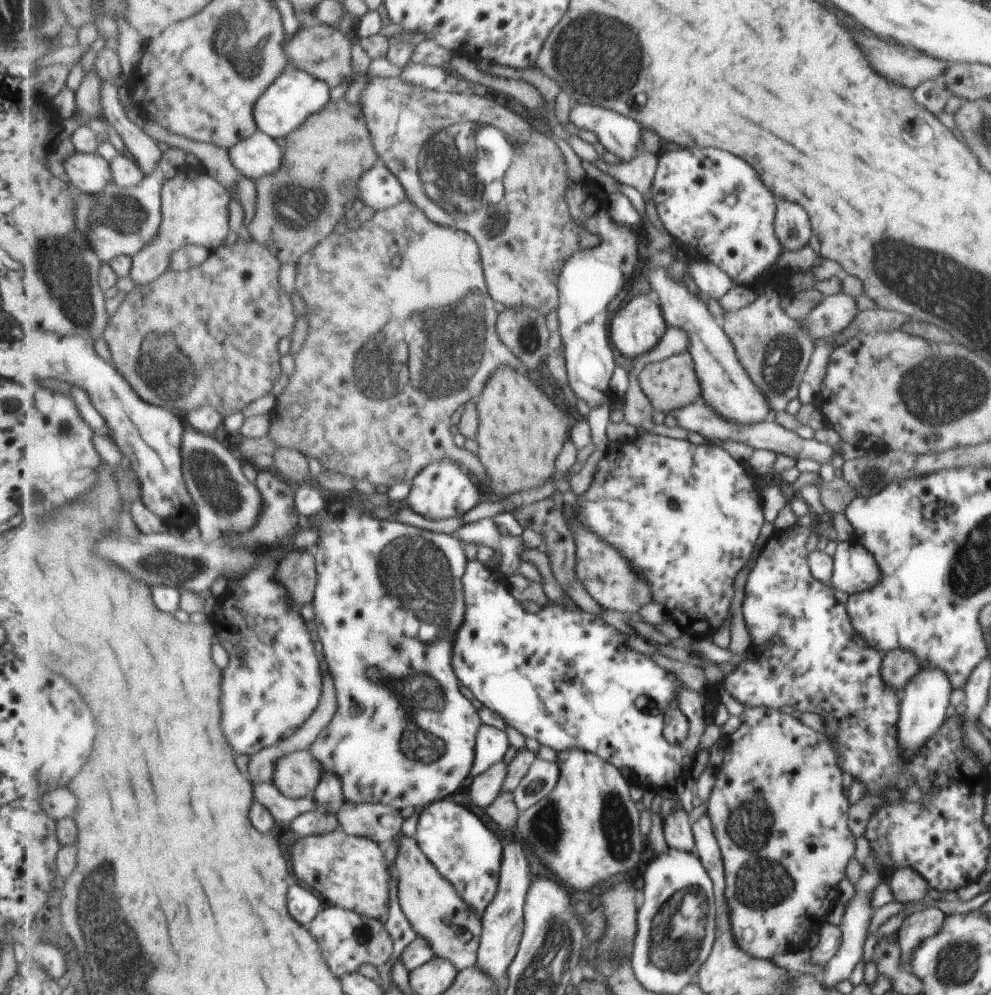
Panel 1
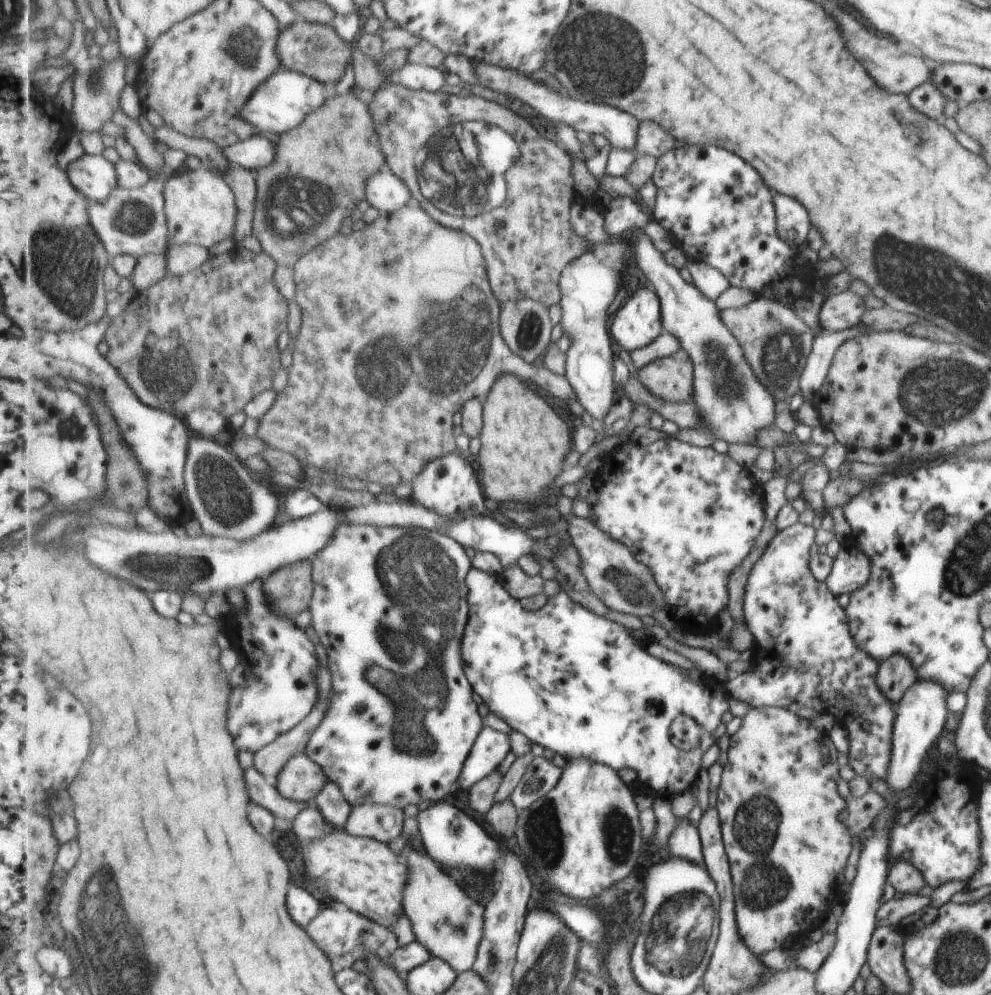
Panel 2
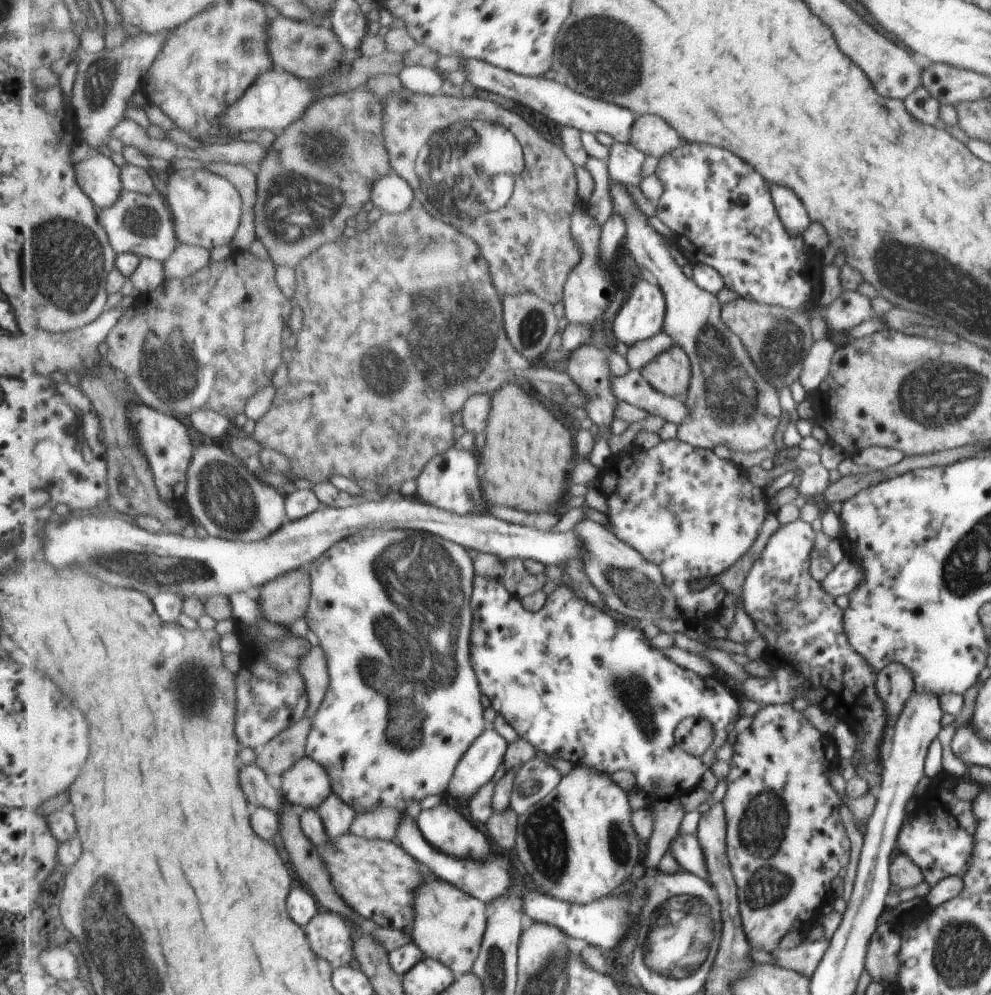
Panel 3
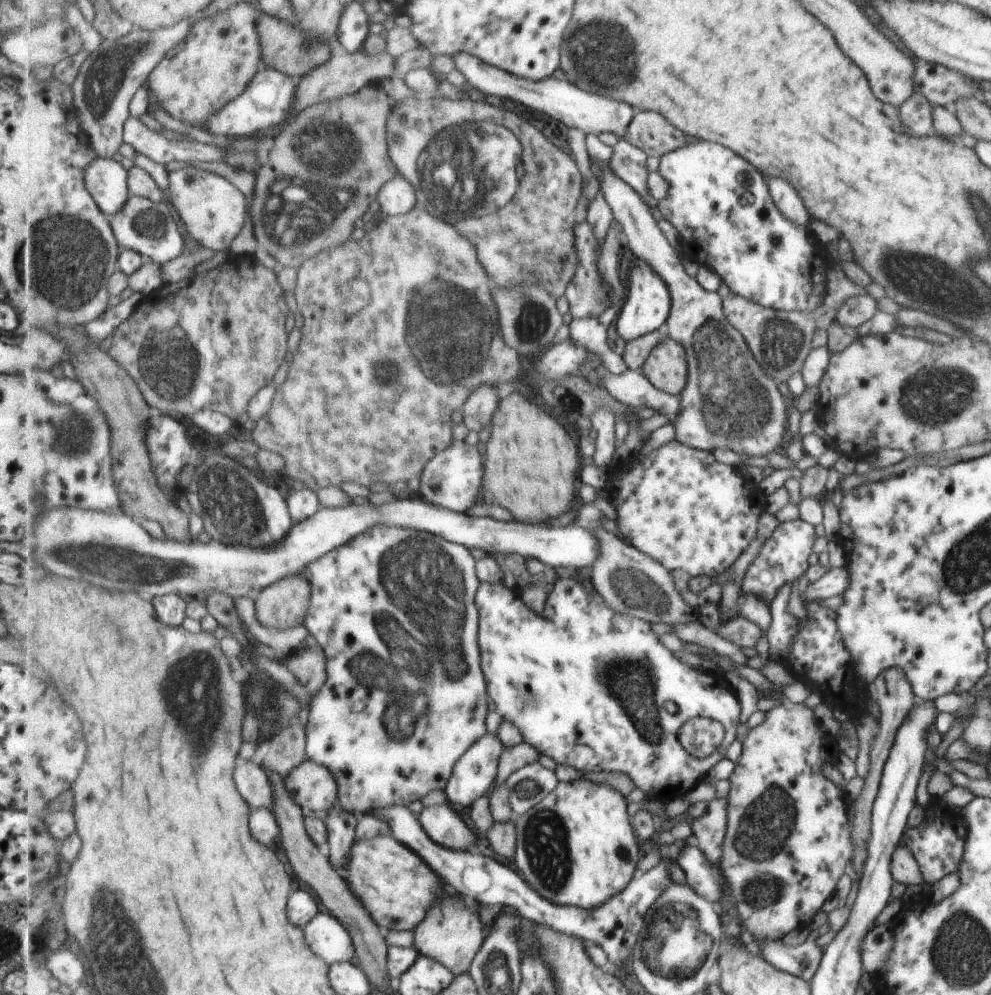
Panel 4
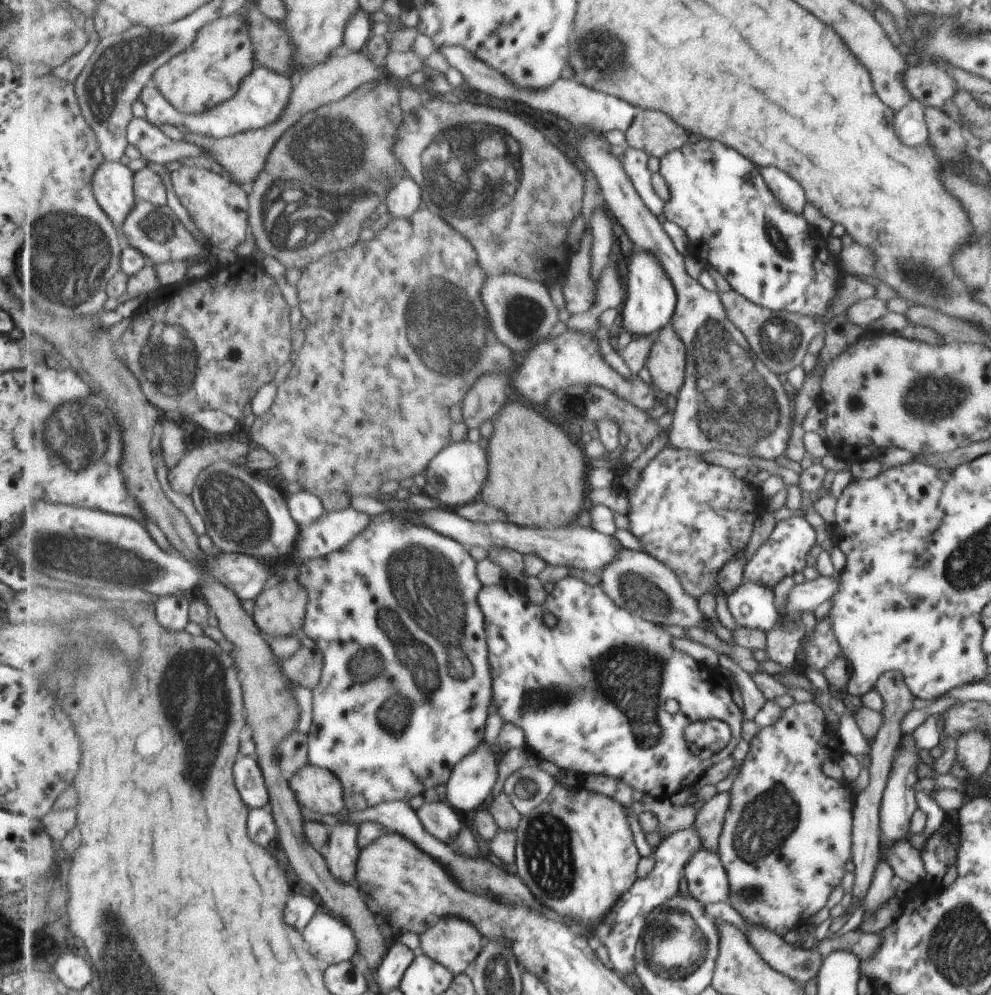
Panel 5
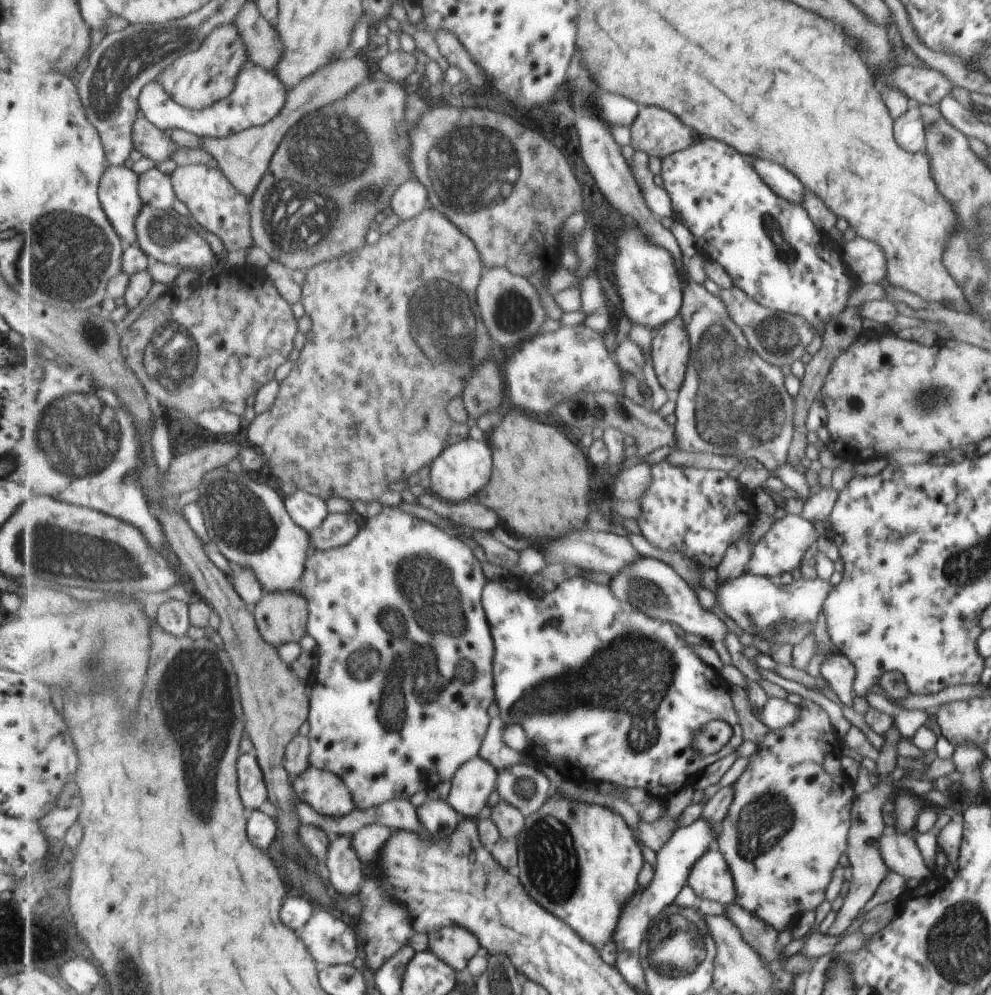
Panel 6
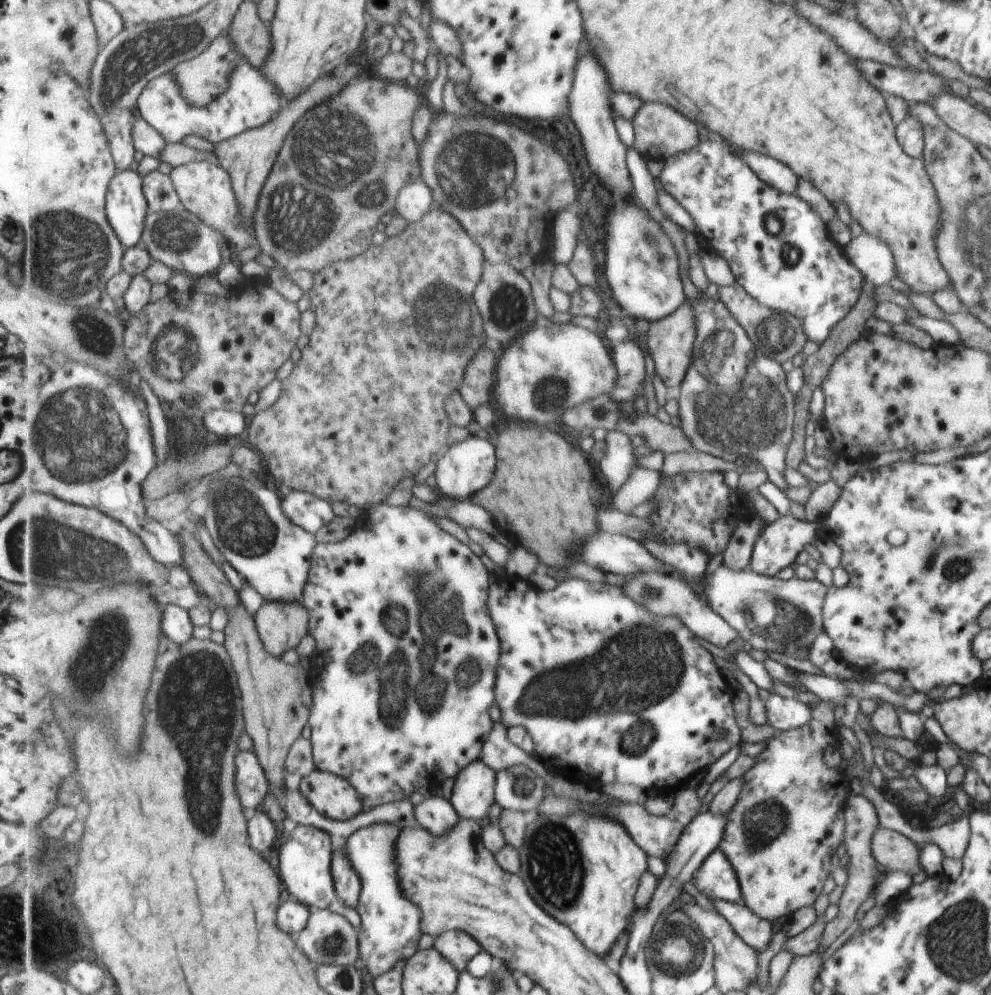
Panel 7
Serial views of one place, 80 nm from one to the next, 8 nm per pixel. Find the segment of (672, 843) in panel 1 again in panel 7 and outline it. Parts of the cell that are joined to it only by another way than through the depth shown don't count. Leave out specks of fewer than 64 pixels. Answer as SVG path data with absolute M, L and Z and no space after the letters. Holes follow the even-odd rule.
M719 849L712 850L692 874L693 886L709 899L741 903L741 888L730 861Z

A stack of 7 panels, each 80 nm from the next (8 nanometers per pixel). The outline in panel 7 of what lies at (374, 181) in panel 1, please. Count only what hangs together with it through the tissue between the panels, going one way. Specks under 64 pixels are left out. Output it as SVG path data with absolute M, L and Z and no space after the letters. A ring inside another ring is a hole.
M423 178L407 183L396 198L396 211L407 223L420 221L435 208L434 194Z

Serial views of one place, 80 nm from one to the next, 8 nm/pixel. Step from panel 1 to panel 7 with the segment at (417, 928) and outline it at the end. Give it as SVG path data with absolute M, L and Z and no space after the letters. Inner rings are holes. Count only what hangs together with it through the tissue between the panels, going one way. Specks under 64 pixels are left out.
M447 931L435 937L434 947L460 972L467 971L470 960L484 948L467 931Z

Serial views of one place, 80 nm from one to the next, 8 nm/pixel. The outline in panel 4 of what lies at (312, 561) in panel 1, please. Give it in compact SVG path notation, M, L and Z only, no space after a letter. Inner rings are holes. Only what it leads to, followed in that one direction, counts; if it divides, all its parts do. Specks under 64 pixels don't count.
M302 572L285 576L255 598L257 619L267 628L293 628L305 622L311 599L312 586Z

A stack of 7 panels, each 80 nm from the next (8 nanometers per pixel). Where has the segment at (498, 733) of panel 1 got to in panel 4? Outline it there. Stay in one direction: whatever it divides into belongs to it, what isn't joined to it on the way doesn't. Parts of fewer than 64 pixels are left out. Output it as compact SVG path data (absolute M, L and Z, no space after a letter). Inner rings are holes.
M488 732L485 737L481 737L475 741L455 765L453 774L445 790L447 800L471 808L472 804L480 796L490 794L495 785L495 778L497 778L499 758L502 757L505 749L506 746L498 734Z

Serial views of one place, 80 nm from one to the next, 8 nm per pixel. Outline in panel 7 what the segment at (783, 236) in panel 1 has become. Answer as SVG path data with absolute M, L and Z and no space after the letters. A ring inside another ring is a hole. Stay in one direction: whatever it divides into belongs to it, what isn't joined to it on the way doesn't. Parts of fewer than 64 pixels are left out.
M730 147L734 153L737 153L747 166L750 167L752 171L767 186L774 187L779 193L785 193L788 195L795 194L795 188L797 188L797 176L790 167L785 166L778 159L768 157L764 154L741 151L735 147Z

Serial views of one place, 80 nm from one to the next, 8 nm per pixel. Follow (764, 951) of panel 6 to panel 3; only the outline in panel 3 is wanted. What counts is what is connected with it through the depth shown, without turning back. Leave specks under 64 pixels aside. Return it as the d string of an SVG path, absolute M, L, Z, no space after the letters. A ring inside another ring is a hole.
M802 938L800 945L791 949L774 950L774 964L781 968L791 969L810 977L822 960L829 941L821 938L807 941Z

